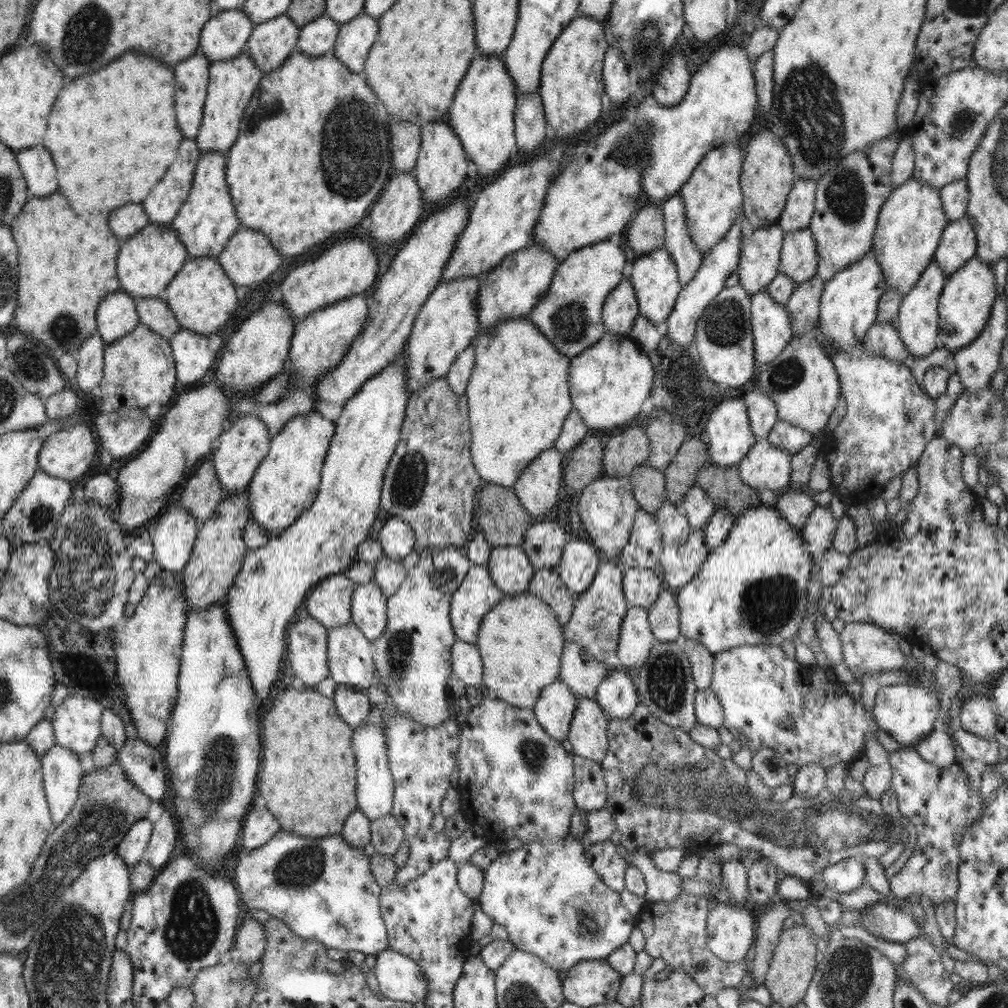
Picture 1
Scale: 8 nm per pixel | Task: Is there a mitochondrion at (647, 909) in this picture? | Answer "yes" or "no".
no

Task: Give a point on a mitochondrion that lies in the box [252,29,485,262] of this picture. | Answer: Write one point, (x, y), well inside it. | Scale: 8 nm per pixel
(348, 165)

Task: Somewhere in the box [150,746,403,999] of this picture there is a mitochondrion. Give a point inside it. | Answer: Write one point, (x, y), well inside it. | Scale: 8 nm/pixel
(192, 928)

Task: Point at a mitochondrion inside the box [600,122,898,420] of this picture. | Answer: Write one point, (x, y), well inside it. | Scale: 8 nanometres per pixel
(845, 196)

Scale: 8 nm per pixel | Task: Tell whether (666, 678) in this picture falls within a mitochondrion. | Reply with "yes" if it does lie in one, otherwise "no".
yes

